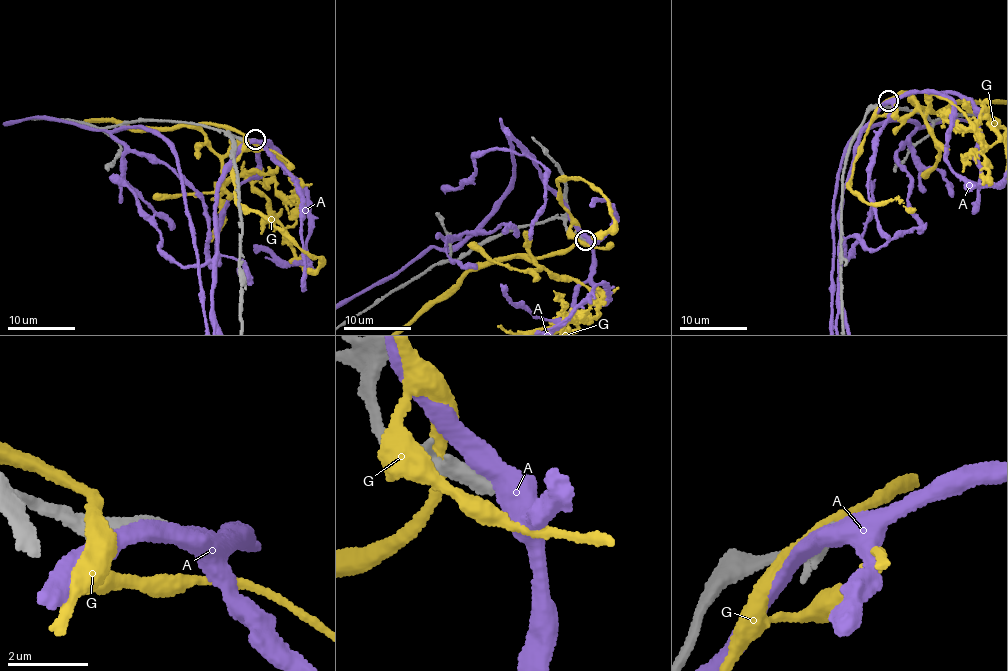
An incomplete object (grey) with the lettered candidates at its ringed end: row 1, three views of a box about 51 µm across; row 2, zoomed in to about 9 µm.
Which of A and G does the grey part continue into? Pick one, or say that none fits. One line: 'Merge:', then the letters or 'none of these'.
Merge: none of these

